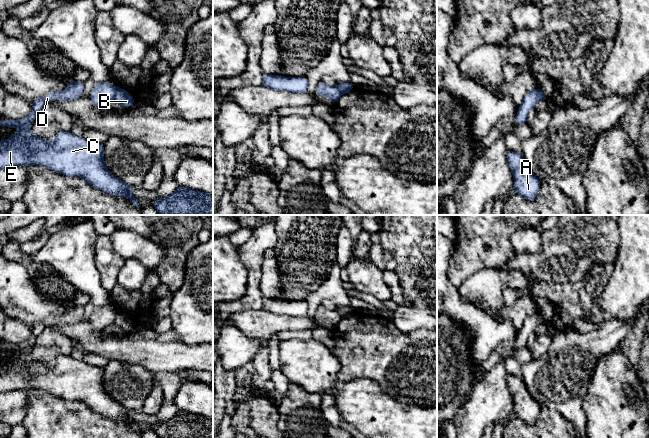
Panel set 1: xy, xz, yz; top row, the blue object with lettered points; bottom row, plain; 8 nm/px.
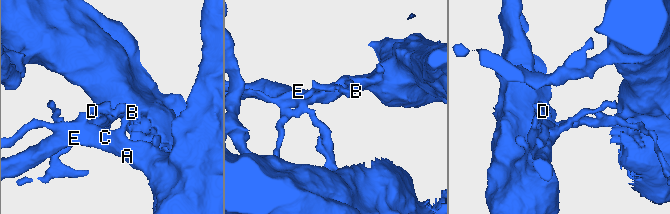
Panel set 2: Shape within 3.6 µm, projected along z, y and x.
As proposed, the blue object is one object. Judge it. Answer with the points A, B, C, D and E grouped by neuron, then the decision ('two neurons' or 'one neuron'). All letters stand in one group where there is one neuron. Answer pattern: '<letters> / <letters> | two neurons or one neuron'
A B C E / D | two neurons

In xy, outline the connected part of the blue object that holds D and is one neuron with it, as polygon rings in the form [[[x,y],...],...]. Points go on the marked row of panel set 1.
[[[72,80],[71,83],[61,92],[51,92],[44,97],[32,100],[32,110],[27,118],[21,120],[6,119],[3,122],[0,121],[0,126],[6,126],[10,128],[19,127],[21,129],[27,129],[34,123],[37,113],[47,102],[53,100],[73,101],[78,99],[83,94],[83,90],[83,82]]]

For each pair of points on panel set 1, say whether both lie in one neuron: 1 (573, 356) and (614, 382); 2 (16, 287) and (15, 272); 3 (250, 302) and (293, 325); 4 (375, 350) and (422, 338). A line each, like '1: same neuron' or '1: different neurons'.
1: different neurons
2: same neuron
3: different neurons
4: same neuron

